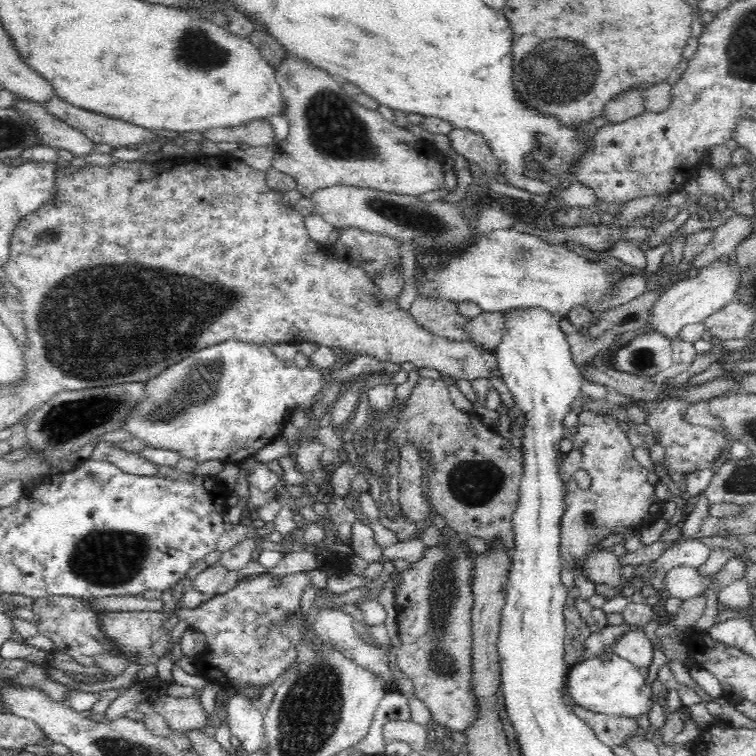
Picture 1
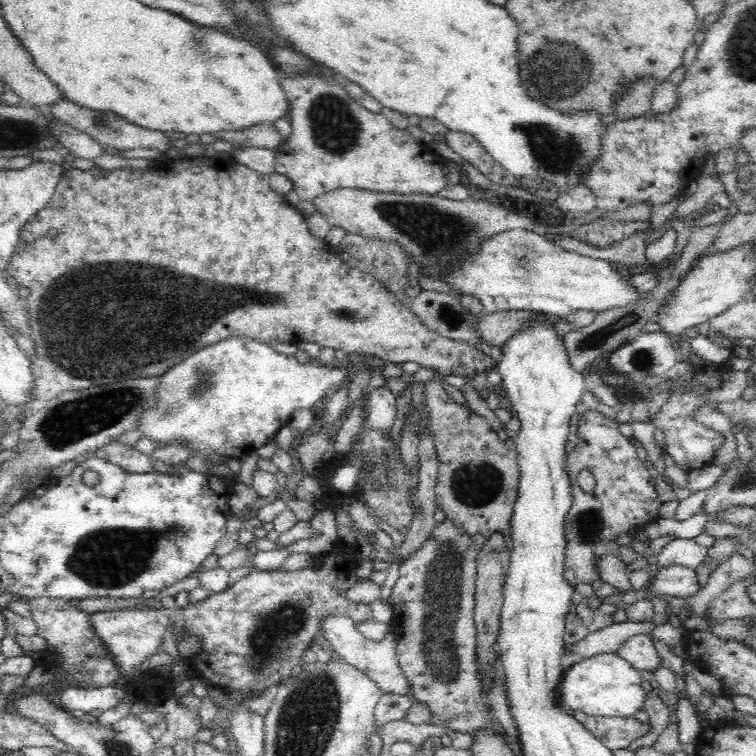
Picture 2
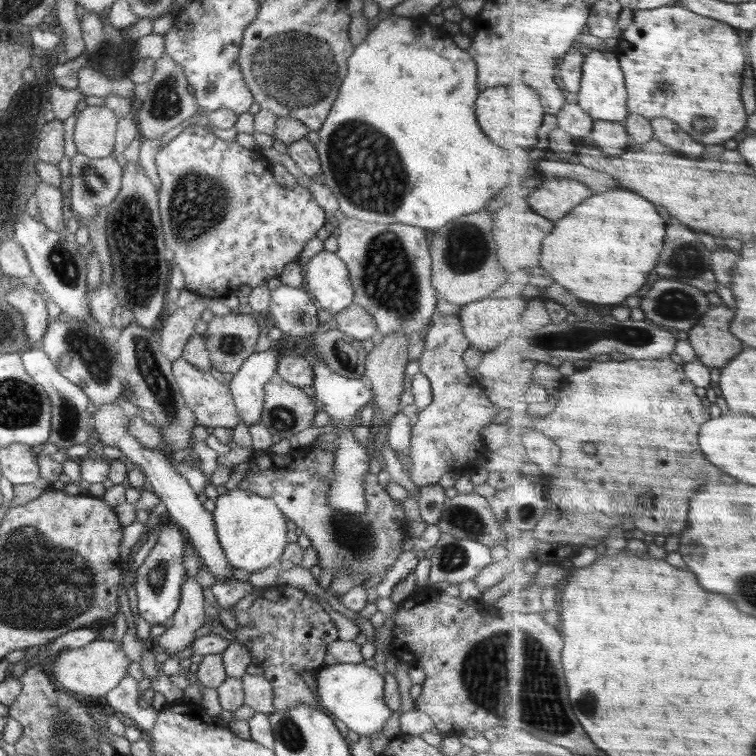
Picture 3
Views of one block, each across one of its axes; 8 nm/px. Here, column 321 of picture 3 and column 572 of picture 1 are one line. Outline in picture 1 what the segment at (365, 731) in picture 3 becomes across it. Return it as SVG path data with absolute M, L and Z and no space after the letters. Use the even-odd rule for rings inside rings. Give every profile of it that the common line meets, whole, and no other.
M604 650L600 656L574 664L568 668L568 691L573 706L580 706L596 714L624 716L636 719L652 710L652 690L635 664Z

